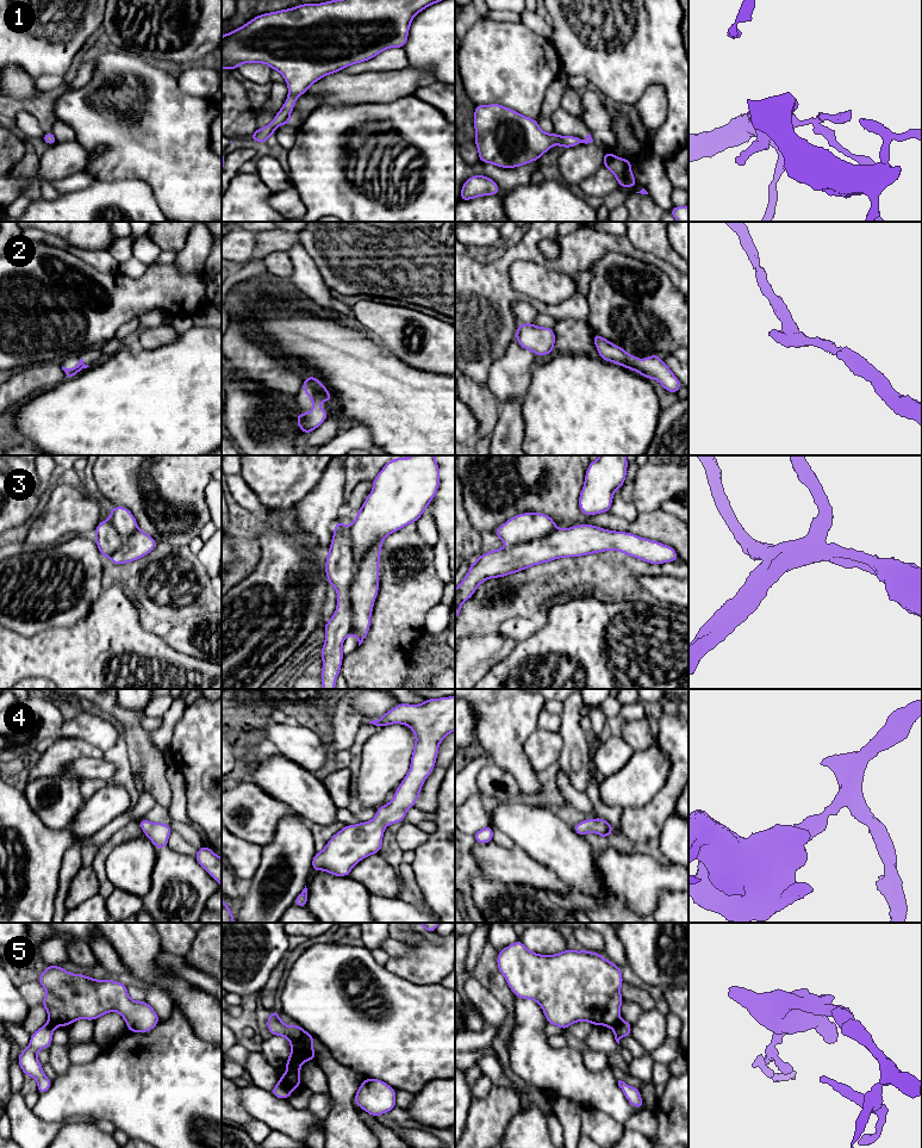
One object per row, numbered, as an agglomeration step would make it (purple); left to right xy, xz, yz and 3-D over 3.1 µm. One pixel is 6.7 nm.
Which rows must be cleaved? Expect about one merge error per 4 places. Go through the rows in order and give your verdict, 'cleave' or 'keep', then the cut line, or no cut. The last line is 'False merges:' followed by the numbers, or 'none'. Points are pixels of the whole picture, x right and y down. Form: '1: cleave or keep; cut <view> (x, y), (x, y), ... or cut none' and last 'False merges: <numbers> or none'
1: cleave; cut xz (288, 115), (281, 123)
2: keep; cut none
3: keep; cut none
4: keep; cut none
5: cleave; cut xz (280, 1078), (291, 1088)
False merges: 1, 5

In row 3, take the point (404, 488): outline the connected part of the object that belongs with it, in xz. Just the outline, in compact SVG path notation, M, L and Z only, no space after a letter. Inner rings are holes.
M412 455L390 460L373 479L373 490L366 497L357 511L356 519L349 527L338 521L334 527L332 541L325 561L325 573L329 584L337 591L337 607L332 618L325 623L325 643L322 647L323 659L322 685L323 689L335 689L337 675L341 672L343 660L342 645L349 634L354 634L359 646L369 633L372 610L379 592L379 563L384 539L405 526L417 522L426 507L434 499L440 486L440 467L435 455Z

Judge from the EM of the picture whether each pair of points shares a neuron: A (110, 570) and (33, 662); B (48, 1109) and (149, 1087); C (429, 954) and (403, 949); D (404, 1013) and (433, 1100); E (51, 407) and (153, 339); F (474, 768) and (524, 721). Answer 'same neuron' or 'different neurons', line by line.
A: different neurons
B: same neuron
C: different neurons
D: different neurons
E: different neurons
F: different neurons

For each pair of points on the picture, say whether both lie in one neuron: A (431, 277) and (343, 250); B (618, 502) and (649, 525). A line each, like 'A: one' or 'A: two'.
A: one
B: two

